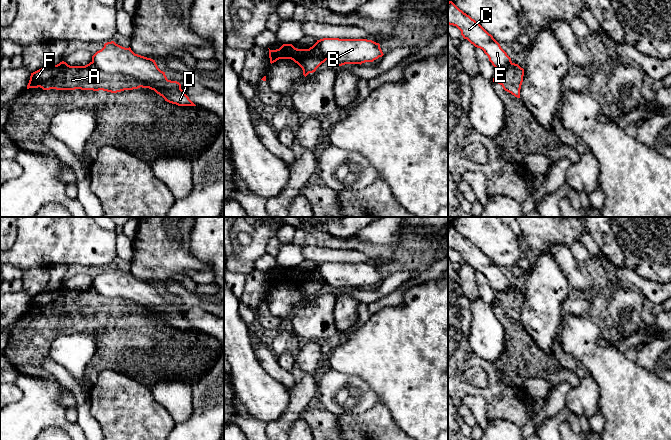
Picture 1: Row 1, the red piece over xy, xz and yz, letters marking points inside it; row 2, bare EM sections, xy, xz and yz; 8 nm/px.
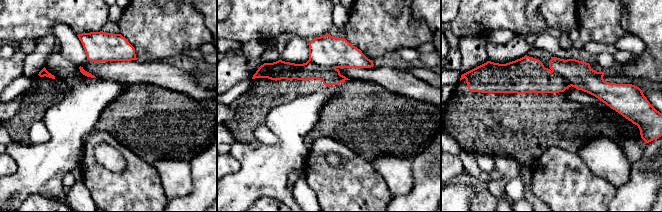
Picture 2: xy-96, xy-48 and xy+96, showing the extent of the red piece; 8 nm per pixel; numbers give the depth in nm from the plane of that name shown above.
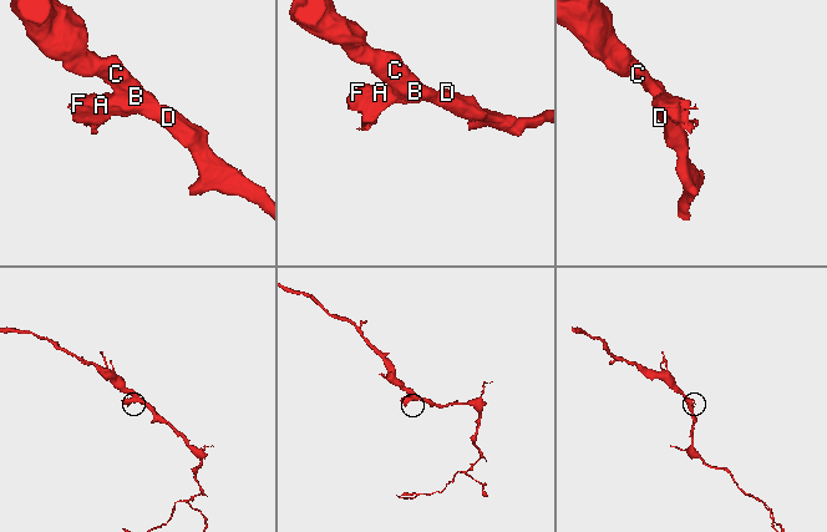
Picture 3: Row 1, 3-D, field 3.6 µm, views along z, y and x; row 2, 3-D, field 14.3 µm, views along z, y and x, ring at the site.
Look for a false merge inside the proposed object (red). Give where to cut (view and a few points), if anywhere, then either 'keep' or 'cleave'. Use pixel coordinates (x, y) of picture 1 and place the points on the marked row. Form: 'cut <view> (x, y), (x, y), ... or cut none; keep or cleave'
cut xy (91, 62), (105, 72), (121, 73), (132, 77), (141, 86); cleave

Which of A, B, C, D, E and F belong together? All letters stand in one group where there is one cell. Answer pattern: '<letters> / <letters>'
A F / B C D E

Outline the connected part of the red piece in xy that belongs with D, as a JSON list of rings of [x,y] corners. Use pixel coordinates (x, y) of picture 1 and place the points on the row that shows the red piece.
[[[114,41],[92,56],[94,63],[101,71],[110,74],[122,74],[141,83],[142,88],[154,90],[165,101],[178,106],[196,106],[177,81],[168,80],[155,60],[135,54],[131,48],[125,48]]]

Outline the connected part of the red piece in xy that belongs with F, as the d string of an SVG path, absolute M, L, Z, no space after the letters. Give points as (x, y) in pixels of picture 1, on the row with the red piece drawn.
M62 61L54 66L45 66L33 73L31 73L27 89L42 88L43 90L93 90L93 91L107 91L117 93L124 90L133 90L141 87L141 83L133 78L129 78L122 74L110 74L101 71L94 63L90 62L85 66L70 66Z

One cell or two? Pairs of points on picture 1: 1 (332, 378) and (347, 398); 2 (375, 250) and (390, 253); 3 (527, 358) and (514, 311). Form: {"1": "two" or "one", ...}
{"1": "one", "2": "one", "3": "one"}

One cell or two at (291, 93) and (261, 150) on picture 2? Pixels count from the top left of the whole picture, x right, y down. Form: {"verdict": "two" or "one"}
{"verdict": "two"}

